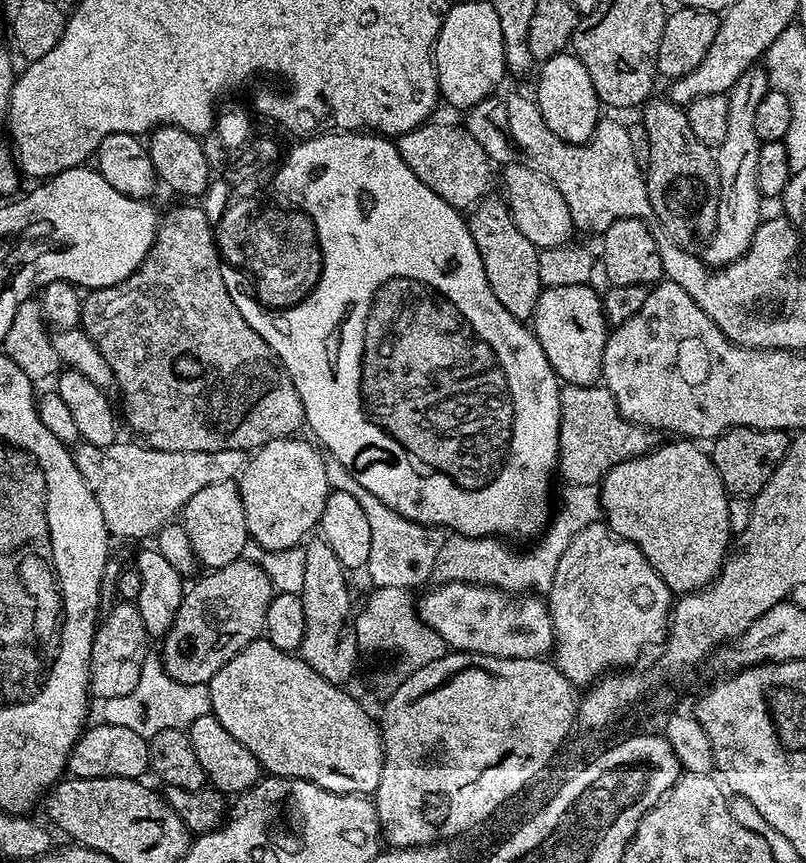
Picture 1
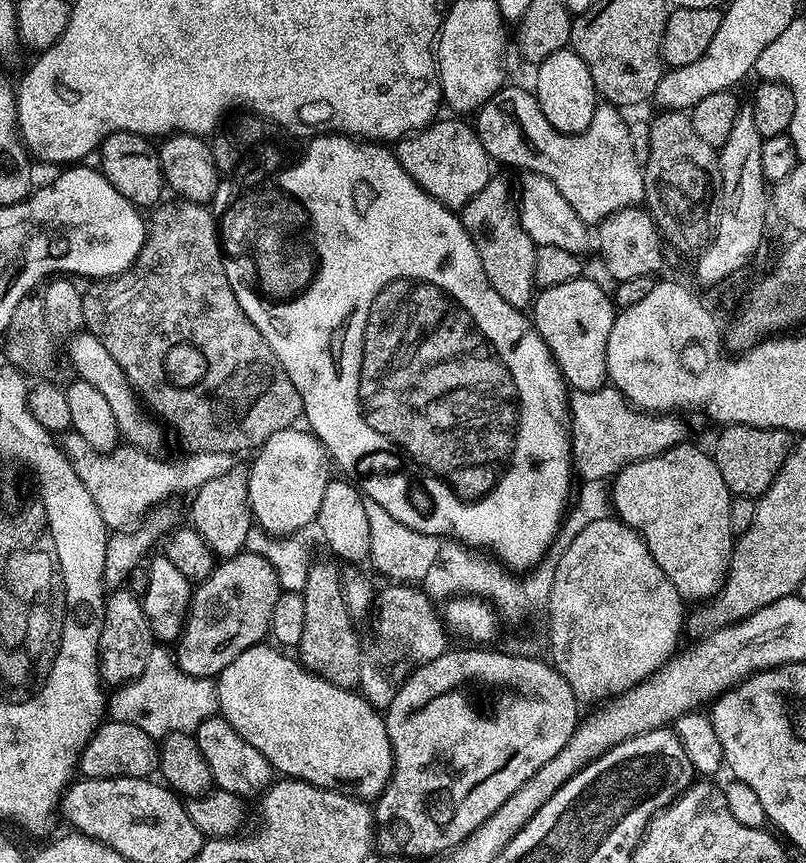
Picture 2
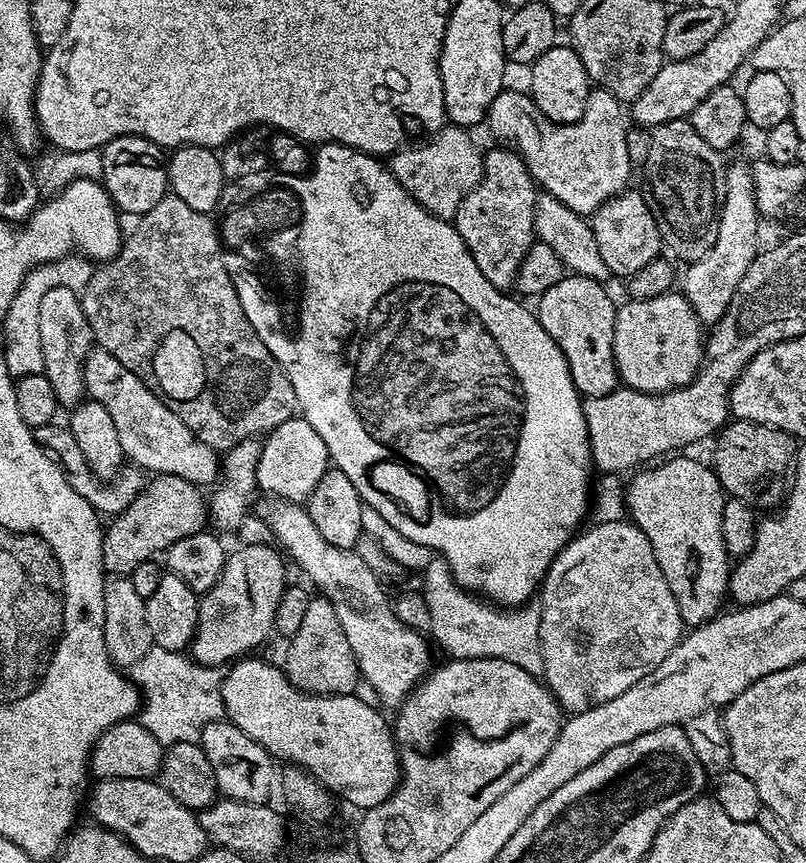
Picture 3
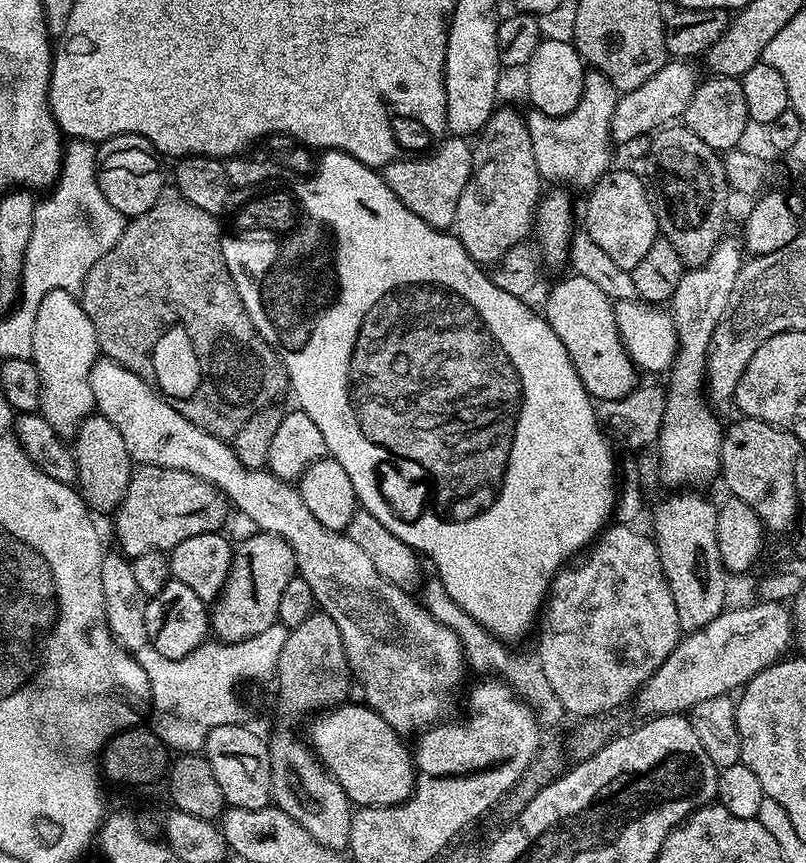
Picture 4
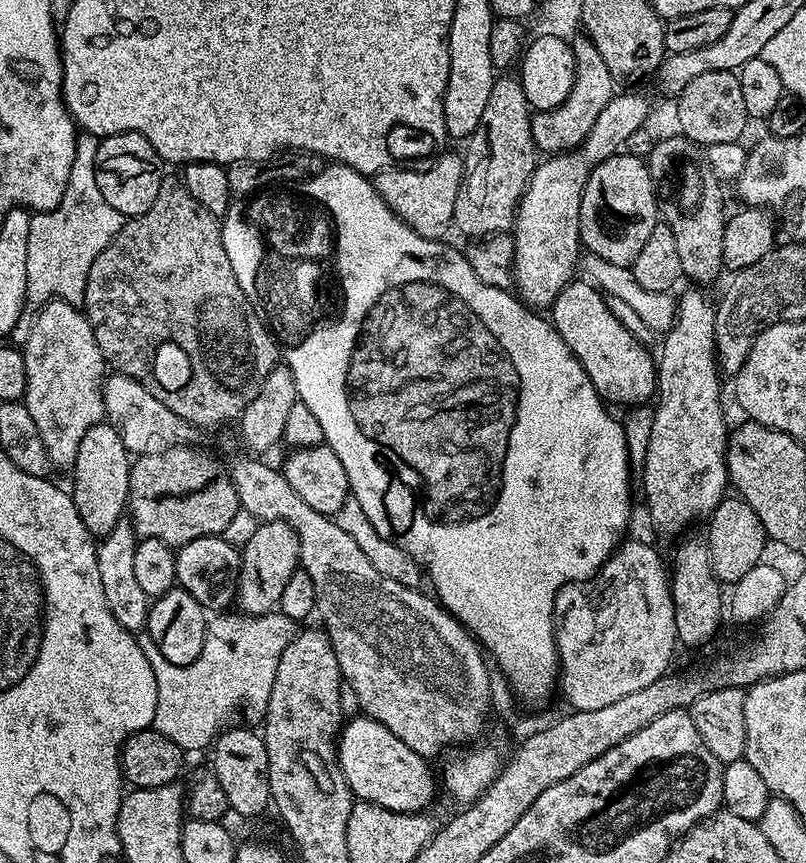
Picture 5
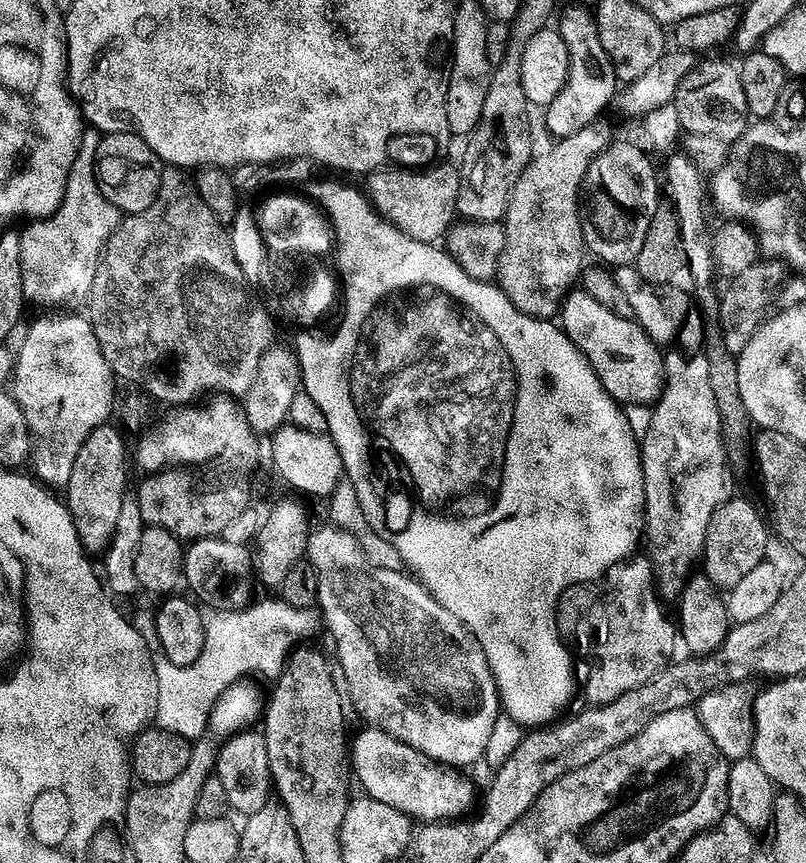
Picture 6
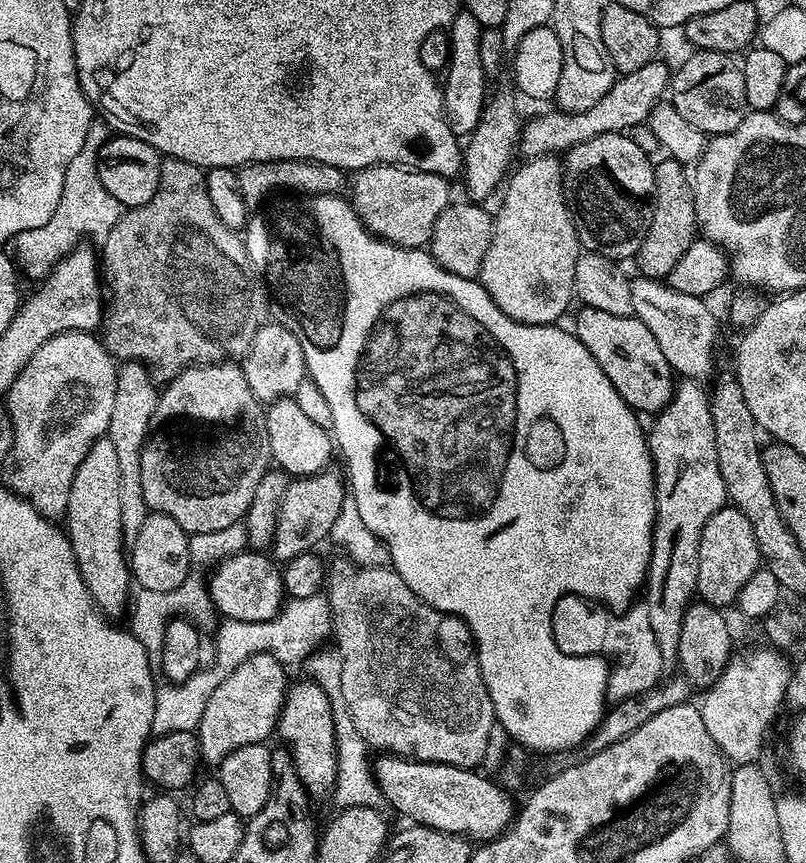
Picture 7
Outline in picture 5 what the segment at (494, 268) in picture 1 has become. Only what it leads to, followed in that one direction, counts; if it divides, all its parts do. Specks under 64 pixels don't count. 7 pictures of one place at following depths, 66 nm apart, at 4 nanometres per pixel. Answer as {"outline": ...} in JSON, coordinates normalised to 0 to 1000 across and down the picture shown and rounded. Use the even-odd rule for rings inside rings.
{"outline":[[[617,92],[608,104],[608,115],[603,118],[603,129],[598,131],[598,141],[593,151],[578,163],[581,173],[573,176],[576,188],[576,210],[568,220],[568,234],[563,234],[562,261],[572,264],[581,276],[609,276],[625,271],[636,263],[640,253],[640,240],[645,238],[648,225],[655,214],[655,207],[667,189],[667,168],[663,152],[661,126],[655,123],[655,115],[648,104],[644,92]]]}

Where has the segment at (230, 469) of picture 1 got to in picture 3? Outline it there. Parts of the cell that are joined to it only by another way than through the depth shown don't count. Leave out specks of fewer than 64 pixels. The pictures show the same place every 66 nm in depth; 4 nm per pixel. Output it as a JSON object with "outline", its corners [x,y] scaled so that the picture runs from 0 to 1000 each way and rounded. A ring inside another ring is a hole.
{"outline":[[[66,489],[46,496],[42,504],[45,511],[55,518],[55,523],[72,534],[74,542],[82,549],[82,559],[87,559],[87,563],[92,563],[92,568],[97,568],[97,572],[102,572],[102,577],[107,577],[107,582],[112,582],[112,586],[122,596],[138,600],[156,591],[156,586],[161,586],[161,582],[166,582],[166,577],[179,565],[180,548],[167,540],[155,540],[138,556],[133,559],[124,556],[112,545],[107,531],[102,527],[102,520],[97,518],[97,512],[92,512],[88,498],[83,494],[74,492],[73,496],[72,491]]]}

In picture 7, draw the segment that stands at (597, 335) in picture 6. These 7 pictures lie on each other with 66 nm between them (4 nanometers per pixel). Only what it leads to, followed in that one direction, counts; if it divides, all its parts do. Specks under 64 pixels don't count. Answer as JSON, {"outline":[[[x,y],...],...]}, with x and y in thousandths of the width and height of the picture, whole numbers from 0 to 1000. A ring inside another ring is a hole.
{"outline":[[[721,356],[715,366],[713,389],[722,401],[737,410],[737,419],[747,424],[752,438],[772,457],[772,461],[789,477],[816,479],[828,470],[834,453],[840,447],[831,419],[826,419],[826,410],[816,402],[816,396],[806,382],[801,382],[801,373],[790,366],[763,366],[752,364],[752,359]]]}

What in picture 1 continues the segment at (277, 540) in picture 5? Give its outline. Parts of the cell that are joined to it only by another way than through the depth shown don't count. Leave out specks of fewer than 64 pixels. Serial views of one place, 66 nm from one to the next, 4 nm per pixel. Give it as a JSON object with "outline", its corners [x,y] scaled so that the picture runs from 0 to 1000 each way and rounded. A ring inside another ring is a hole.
{"outline":[[[299,647],[259,662],[253,665],[258,667],[230,685],[217,723],[201,744],[203,774],[217,789],[257,794],[310,744],[324,740],[340,683],[330,660],[318,649],[308,648]]]}

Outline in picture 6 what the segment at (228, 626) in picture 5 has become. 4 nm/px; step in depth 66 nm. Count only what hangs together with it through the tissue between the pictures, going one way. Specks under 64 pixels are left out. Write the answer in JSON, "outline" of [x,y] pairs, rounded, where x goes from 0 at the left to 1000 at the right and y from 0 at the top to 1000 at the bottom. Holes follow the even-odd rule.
{"outline":[[[346,693],[316,700],[285,708],[254,703],[248,711],[251,757],[236,772],[206,772],[203,757],[187,758],[196,788],[196,818],[191,835],[195,842],[237,857],[247,856],[257,847],[259,825],[274,802],[268,802],[268,797],[233,797],[233,793],[243,793],[243,788],[233,788],[233,779],[280,779],[283,762],[283,790],[287,794],[309,784],[305,782],[310,779],[324,779],[328,783],[341,786],[352,775],[364,752],[376,747],[381,743],[377,740],[390,736],[392,727],[396,729],[400,723],[400,715],[391,703],[366,705]]]}

